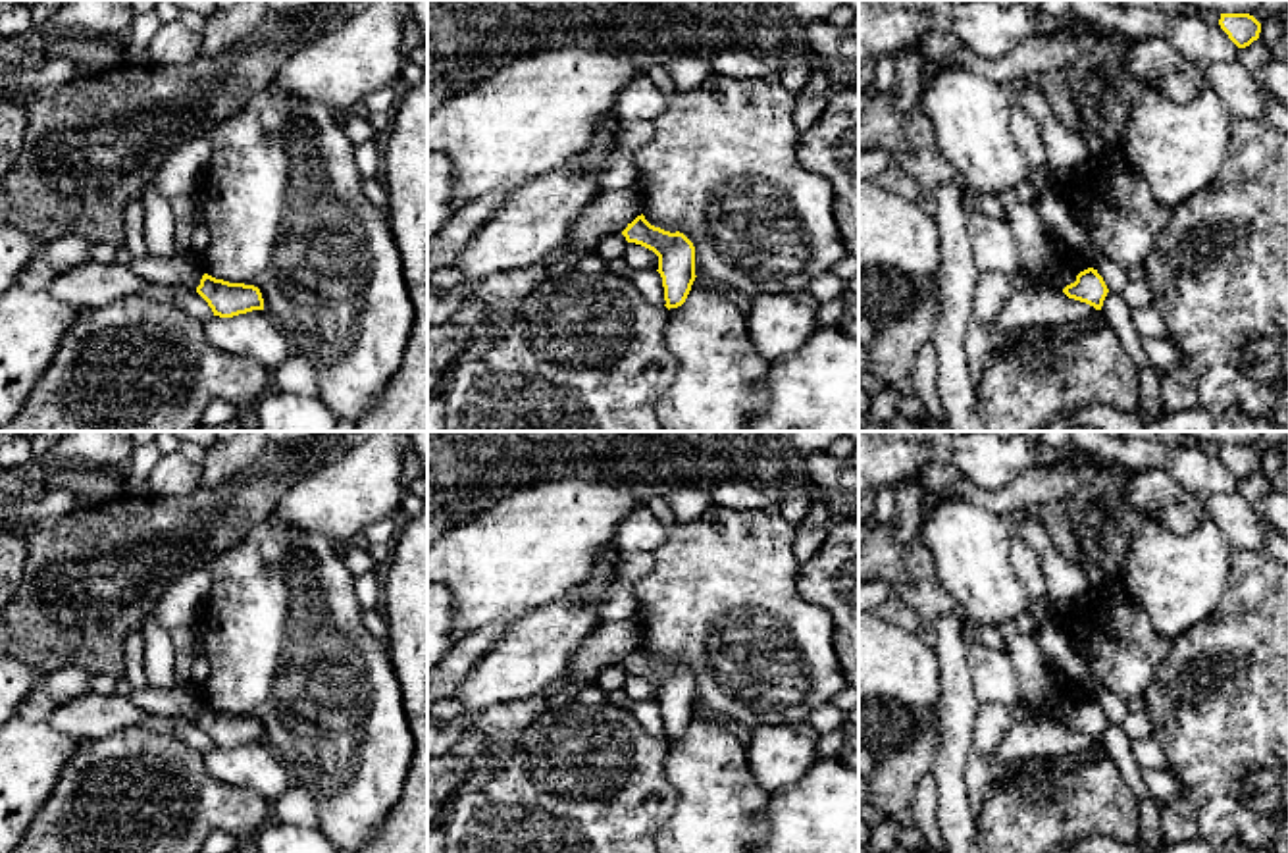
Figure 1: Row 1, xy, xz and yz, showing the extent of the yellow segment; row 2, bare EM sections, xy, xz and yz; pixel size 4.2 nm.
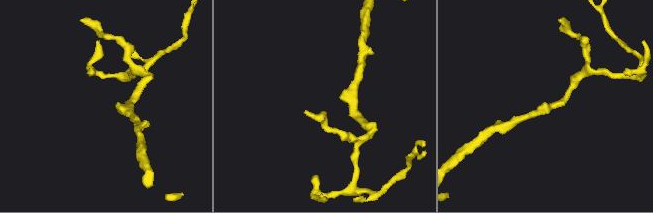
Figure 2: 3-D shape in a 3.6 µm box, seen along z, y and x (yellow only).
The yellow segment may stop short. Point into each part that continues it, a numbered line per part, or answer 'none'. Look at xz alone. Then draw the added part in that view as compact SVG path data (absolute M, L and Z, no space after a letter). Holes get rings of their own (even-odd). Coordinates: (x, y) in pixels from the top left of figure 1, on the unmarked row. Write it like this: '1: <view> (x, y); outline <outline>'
none

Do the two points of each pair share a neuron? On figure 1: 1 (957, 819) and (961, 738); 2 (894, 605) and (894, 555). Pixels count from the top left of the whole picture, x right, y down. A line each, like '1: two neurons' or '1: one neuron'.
1: one neuron
2: two neurons

